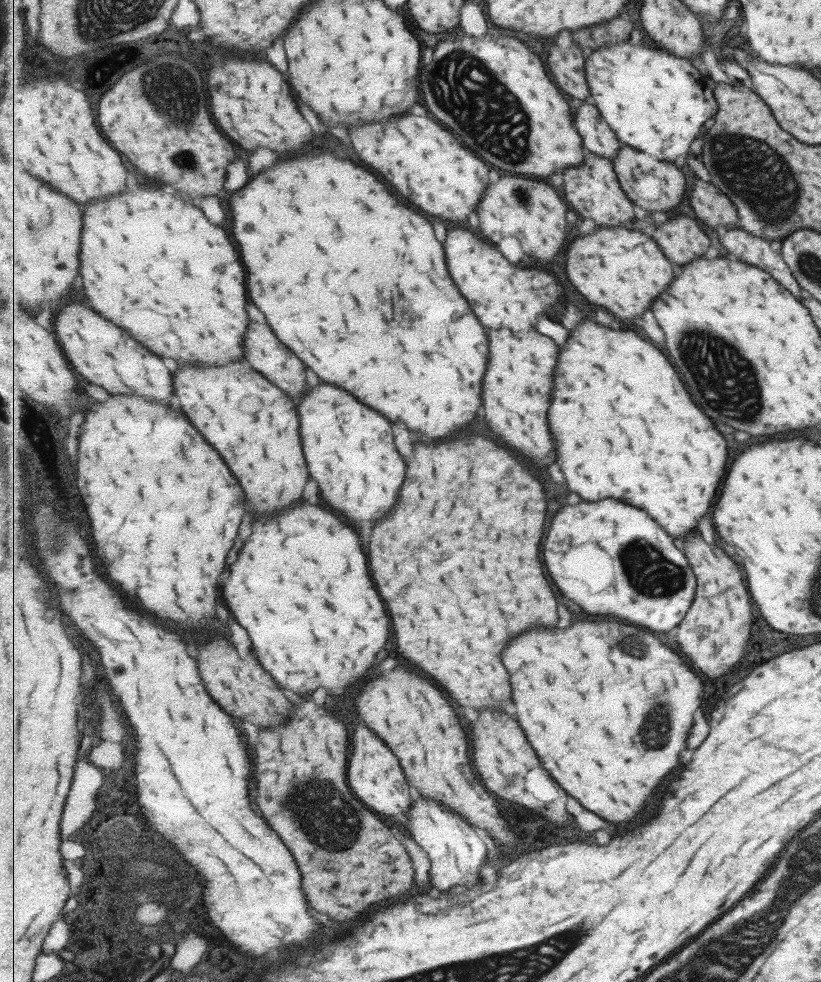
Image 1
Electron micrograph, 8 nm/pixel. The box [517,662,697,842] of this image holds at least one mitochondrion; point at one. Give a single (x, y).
(655, 728)

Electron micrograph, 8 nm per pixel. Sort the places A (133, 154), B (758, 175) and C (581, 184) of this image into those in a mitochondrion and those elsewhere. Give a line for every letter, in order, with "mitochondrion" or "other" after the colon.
A: other
B: mitochondrion
C: other

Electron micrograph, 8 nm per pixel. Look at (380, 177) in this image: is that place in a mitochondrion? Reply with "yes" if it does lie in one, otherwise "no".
no

